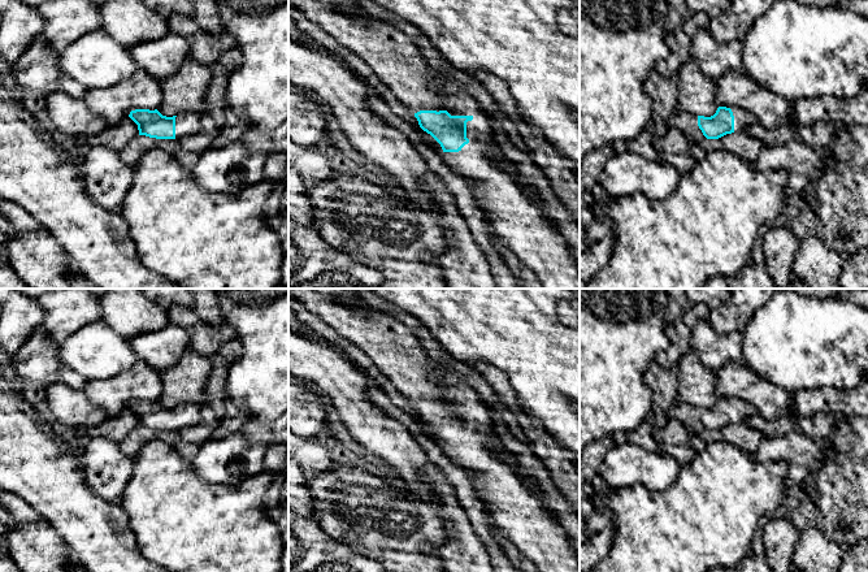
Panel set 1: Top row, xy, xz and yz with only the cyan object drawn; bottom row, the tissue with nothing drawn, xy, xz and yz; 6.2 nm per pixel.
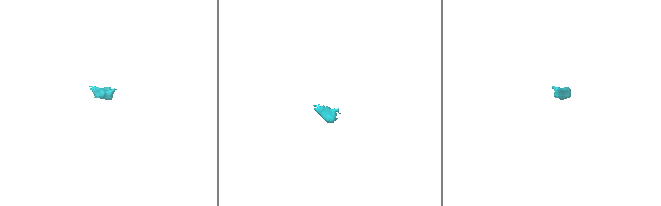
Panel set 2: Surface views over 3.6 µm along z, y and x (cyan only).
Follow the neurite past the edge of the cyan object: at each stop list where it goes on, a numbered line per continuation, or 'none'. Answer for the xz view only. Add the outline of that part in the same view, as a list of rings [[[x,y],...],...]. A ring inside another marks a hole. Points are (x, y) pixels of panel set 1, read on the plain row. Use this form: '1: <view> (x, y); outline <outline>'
1: xz (387, 343); outline [[[288,289],[288,296],[324,320],[342,338],[355,344],[377,369],[405,396],[412,406],[420,402],[447,402],[455,407],[472,407],[466,413],[469,434],[459,443],[444,443],[443,452],[457,465],[474,474],[474,488],[494,516],[500,533],[507,537],[538,569],[538,572],[580,572],[580,560],[573,551],[564,528],[552,519],[521,476],[504,460],[499,459],[490,445],[495,430],[491,410],[479,402],[479,396],[464,381],[431,360],[413,333],[396,318],[377,311],[361,299],[335,299],[321,295],[314,289]],[[438,369],[443,386],[431,373]]]

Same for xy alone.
1: xy (186, 415); outline [[[195,403],[181,404],[175,408],[175,430],[201,421],[201,406]]]

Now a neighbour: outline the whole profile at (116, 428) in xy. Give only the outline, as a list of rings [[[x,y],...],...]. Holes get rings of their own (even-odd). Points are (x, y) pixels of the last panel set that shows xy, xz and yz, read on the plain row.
[[[125,408],[120,415],[107,417],[100,424],[88,428],[84,438],[107,438],[118,443],[136,426],[139,426],[138,416],[130,408]]]

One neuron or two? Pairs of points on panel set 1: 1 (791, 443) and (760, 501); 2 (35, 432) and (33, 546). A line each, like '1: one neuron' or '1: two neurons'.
1: two neurons
2: two neurons

